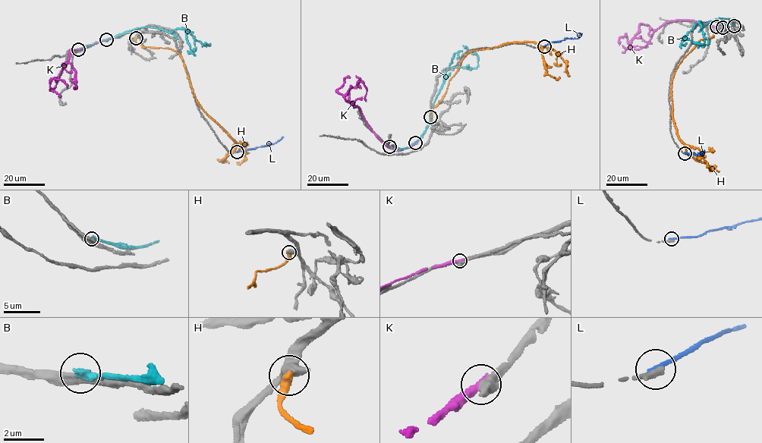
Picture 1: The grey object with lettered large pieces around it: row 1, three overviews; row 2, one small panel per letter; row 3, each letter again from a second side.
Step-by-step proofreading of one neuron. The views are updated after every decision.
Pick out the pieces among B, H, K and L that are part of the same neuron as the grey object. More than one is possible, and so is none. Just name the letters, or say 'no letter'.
no letter

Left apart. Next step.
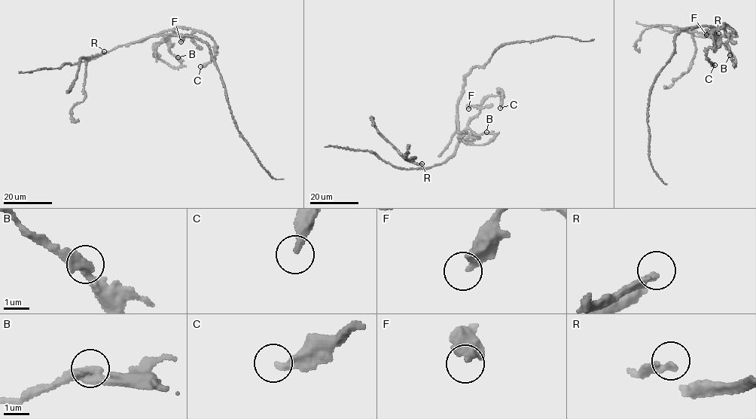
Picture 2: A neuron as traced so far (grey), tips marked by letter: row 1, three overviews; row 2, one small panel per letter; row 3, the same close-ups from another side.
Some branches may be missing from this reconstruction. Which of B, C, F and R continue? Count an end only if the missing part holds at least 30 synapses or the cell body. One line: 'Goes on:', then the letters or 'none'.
Goes on: none

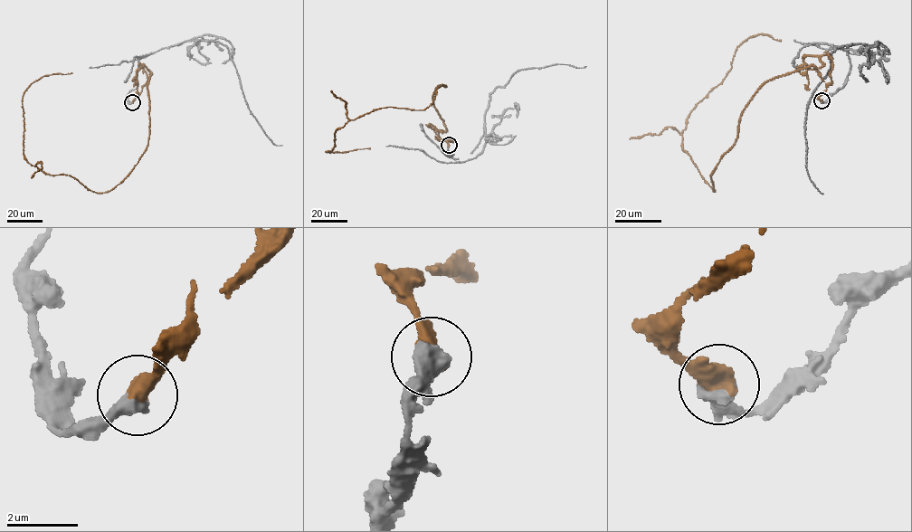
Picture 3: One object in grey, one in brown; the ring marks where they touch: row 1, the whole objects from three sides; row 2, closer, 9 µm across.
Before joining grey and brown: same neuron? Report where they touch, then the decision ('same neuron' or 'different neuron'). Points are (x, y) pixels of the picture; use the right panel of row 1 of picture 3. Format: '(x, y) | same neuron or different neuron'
(821, 100) | same neuron

